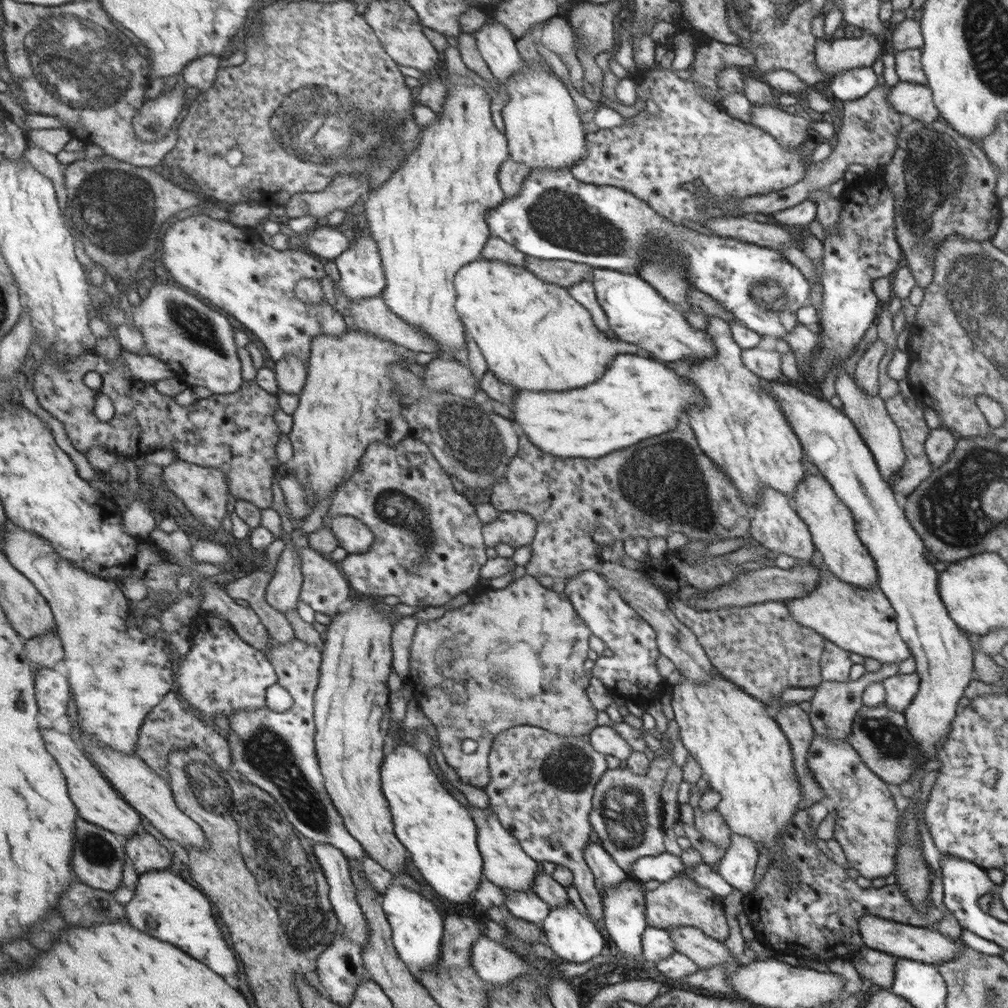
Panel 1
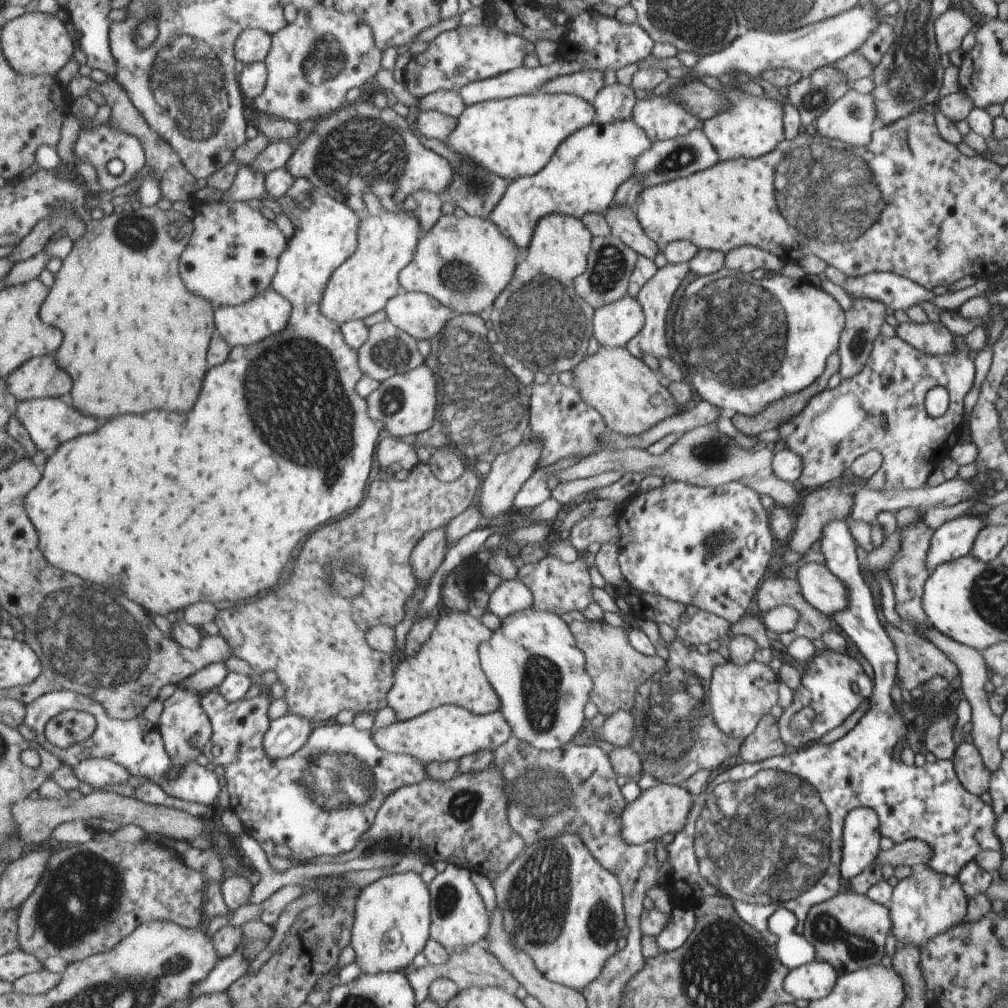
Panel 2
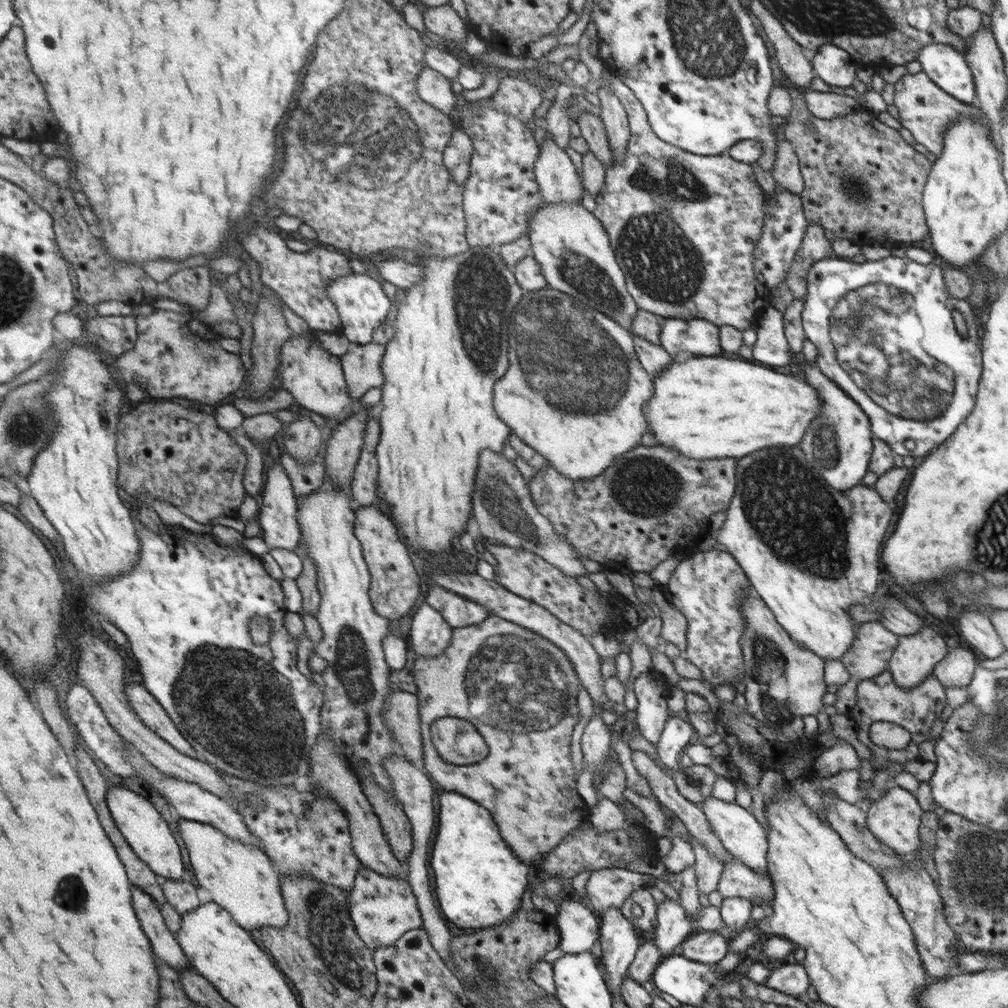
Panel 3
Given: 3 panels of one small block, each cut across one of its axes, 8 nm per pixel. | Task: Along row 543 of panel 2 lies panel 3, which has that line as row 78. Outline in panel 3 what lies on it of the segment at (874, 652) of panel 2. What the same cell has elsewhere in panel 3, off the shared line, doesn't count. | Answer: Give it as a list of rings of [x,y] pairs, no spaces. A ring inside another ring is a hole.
[[[830,44],[810,54],[810,62],[818,78],[834,87],[850,87],[856,82],[856,65],[852,56]]]

